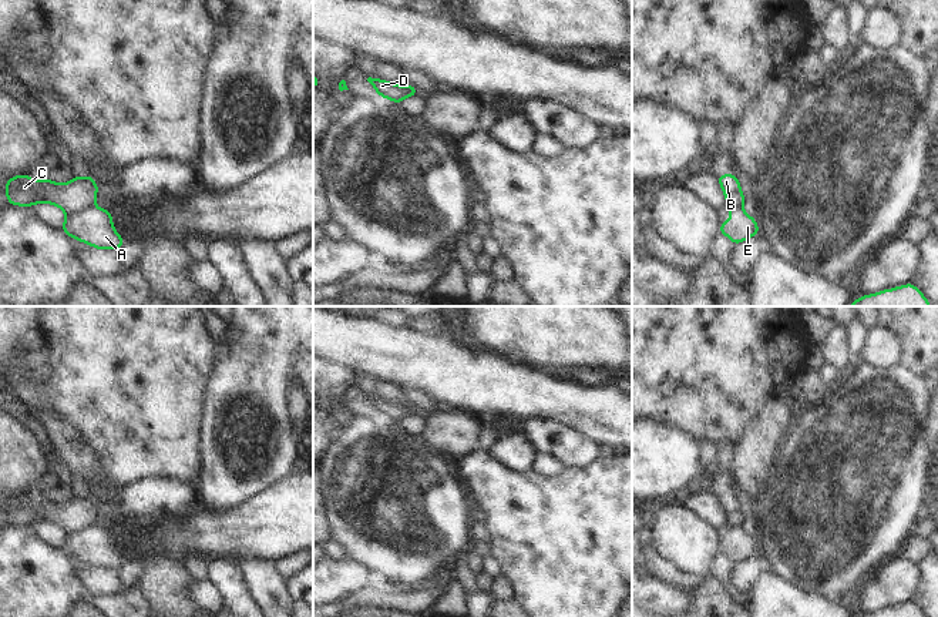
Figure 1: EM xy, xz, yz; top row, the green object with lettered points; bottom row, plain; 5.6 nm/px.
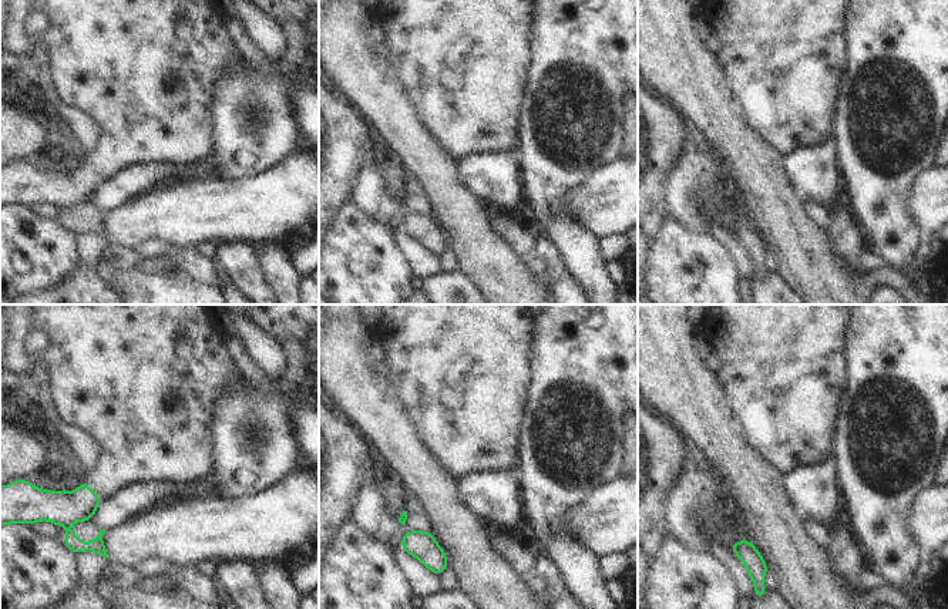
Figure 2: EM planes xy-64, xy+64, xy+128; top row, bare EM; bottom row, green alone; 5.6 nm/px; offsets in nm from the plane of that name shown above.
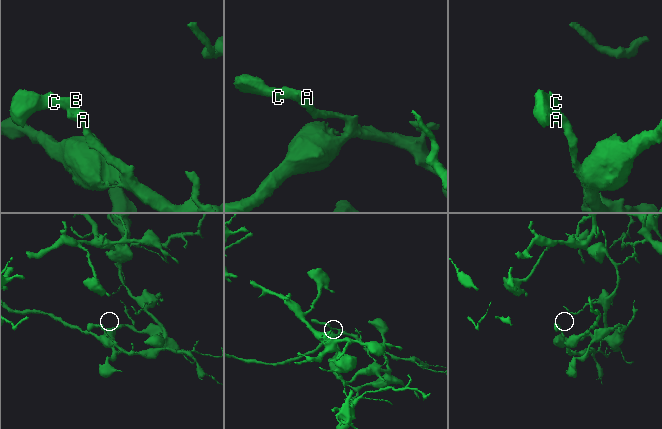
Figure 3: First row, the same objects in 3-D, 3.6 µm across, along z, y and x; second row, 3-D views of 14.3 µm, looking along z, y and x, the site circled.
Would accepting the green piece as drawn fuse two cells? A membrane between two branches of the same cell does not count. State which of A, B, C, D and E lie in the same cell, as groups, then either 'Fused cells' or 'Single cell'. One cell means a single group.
Groups: A E / B C D. Fused cells

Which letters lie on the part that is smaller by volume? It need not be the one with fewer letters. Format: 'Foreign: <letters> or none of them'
Foreign: B, C, D

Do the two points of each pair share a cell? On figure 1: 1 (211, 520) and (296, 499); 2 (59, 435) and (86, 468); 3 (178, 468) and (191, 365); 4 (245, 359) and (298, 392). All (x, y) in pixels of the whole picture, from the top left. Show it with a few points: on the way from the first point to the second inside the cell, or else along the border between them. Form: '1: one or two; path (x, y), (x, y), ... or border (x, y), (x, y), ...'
1: one; path (232, 520), (275, 520)
2: one; path (67, 443), (80, 459)
3: one; path (178, 442), (178, 391)
4: two; border (296, 378), (291, 386), (288, 405), (292, 422)

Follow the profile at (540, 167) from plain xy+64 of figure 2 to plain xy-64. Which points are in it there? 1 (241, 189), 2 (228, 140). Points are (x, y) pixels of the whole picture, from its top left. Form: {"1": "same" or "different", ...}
{"1": "different", "2": "same"}

